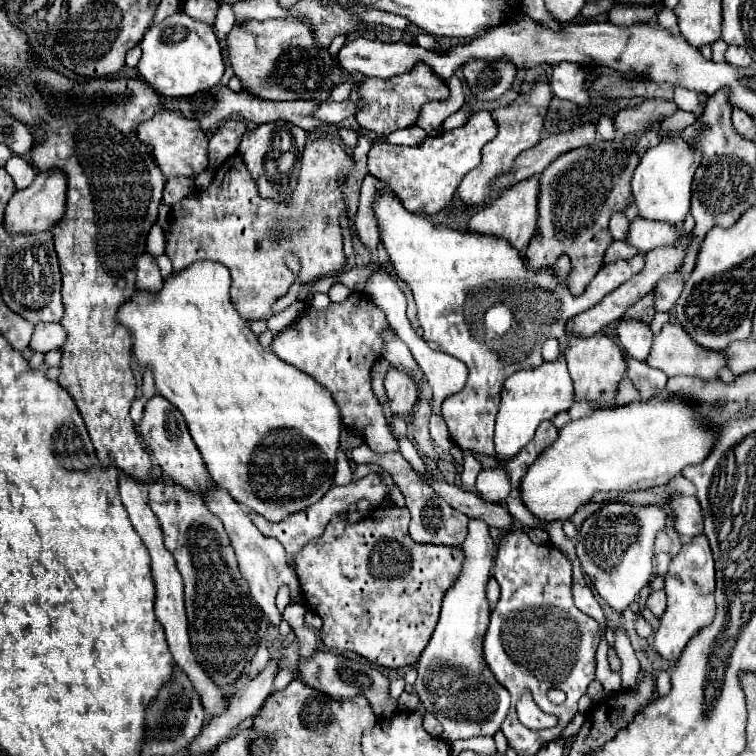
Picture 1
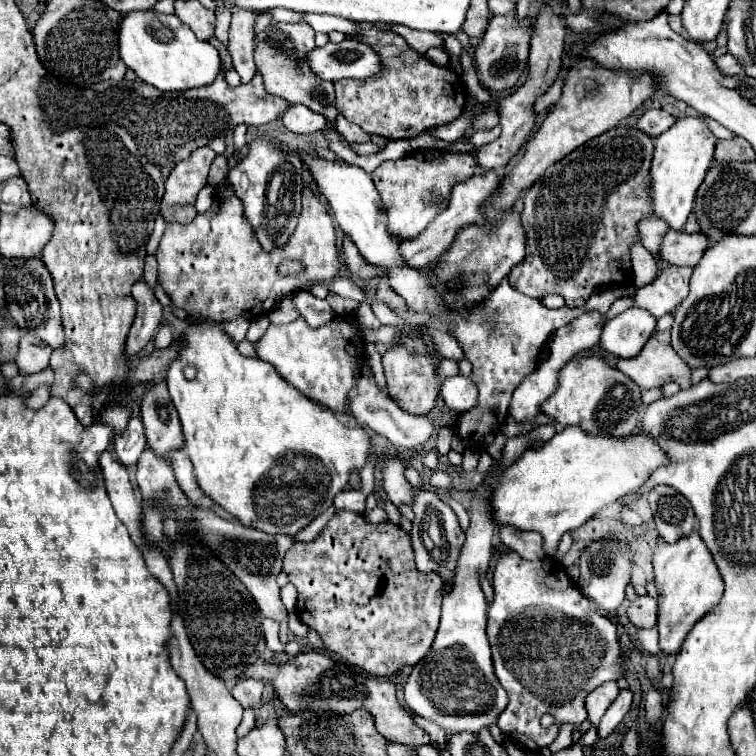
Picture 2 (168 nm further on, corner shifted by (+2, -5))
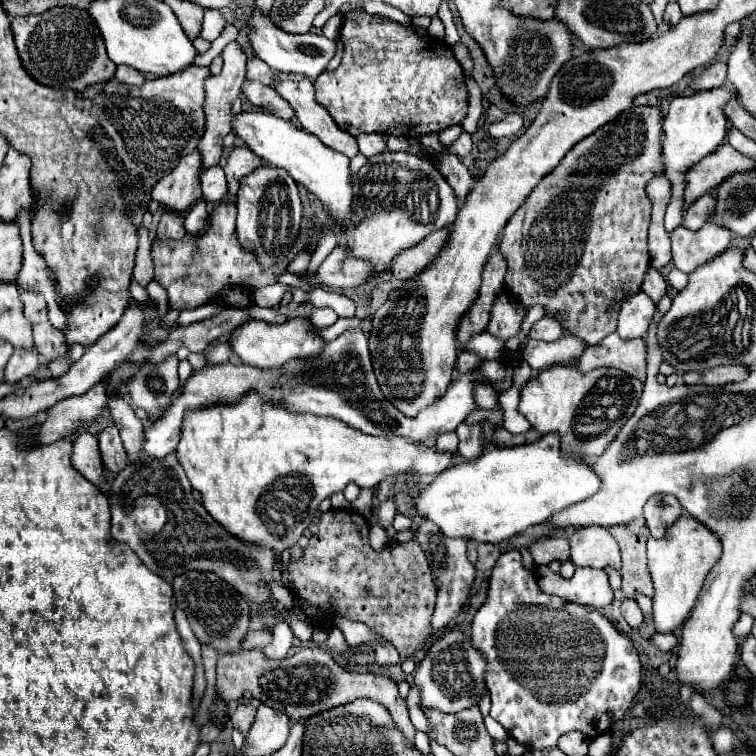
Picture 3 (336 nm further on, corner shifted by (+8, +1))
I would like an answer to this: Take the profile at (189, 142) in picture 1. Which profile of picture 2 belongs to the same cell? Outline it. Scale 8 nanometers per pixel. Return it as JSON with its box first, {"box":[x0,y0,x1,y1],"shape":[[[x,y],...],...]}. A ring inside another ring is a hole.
{"box":[164,146,216,204],"shape":[[[208,146],[194,150],[186,160],[180,160],[168,180],[166,180],[166,192],[164,202],[166,204],[194,204],[196,194],[206,186],[208,170],[212,160],[216,158],[216,152],[212,152]]]}

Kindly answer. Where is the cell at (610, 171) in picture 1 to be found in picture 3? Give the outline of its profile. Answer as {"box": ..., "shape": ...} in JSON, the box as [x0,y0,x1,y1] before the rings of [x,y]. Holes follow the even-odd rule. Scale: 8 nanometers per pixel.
{"box":[498,106,664,346],"shape":[[[632,106],[616,120],[580,140],[562,162],[540,180],[526,202],[508,220],[498,242],[498,250],[508,264],[504,278],[506,294],[524,308],[542,306],[546,316],[552,316],[564,326],[564,334],[584,340],[586,346],[594,346],[604,336],[616,332],[618,310],[626,298],[640,292],[650,264],[646,240],[652,202],[646,196],[646,184],[664,172],[664,162],[660,162],[660,122],[660,106]]]}

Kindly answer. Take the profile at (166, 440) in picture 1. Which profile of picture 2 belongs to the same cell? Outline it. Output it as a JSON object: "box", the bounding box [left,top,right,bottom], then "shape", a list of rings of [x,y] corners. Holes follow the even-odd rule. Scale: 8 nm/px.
{"box":[140,380,184,458],"shape":[[[162,380],[142,398],[140,406],[144,406],[142,422],[146,428],[148,448],[154,448],[162,458],[184,448],[180,418]]]}

